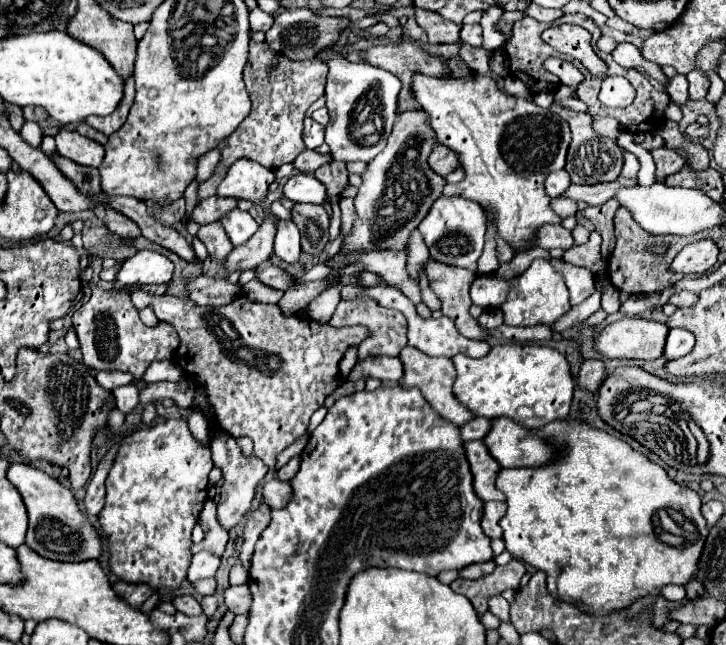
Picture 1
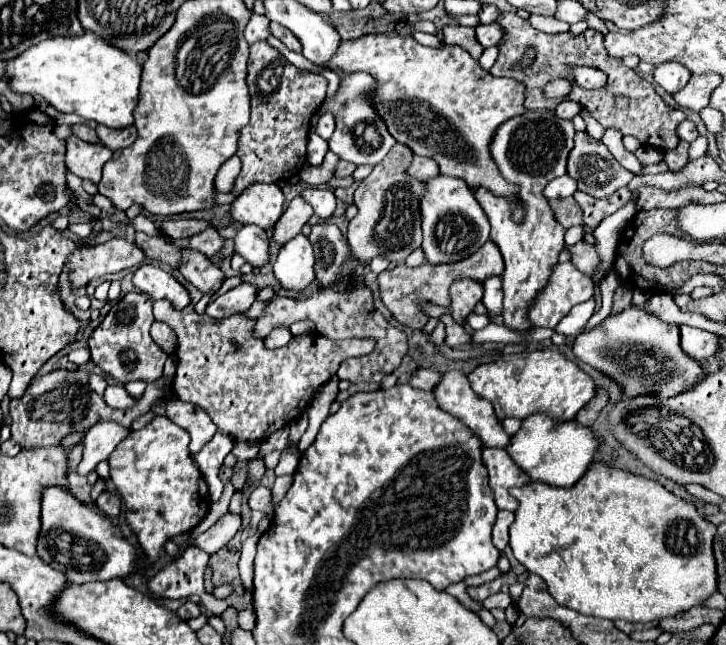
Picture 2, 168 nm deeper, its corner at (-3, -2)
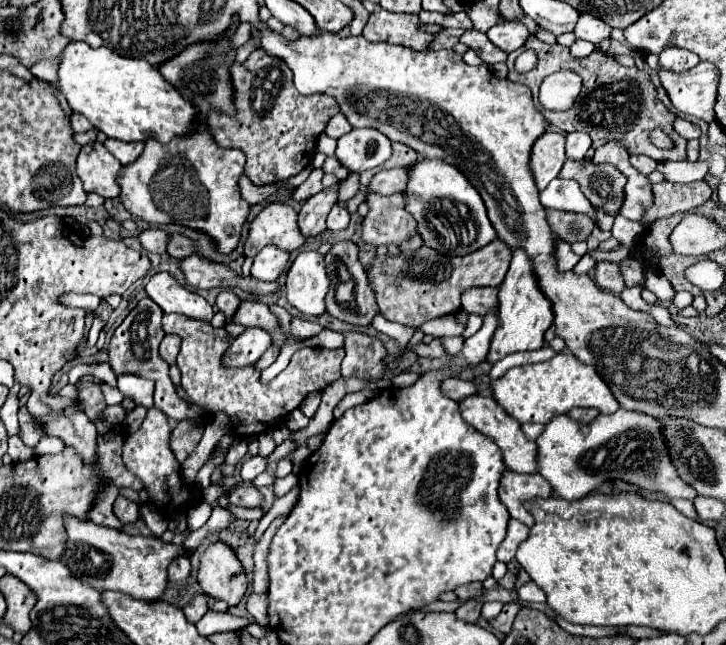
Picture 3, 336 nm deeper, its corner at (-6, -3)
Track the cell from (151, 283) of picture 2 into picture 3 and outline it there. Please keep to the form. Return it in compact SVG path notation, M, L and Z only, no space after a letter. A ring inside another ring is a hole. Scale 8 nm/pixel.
M164 271L156 273L146 285L146 293L150 295L152 301L160 305L164 313L180 313L184 317L208 321L208 323L214 317L212 305L198 293L192 293L180 287L170 273L164 273Z

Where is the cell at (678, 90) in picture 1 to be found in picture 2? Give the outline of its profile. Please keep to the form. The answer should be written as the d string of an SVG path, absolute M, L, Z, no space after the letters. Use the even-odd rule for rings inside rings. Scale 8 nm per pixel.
M657 64L653 74L655 82L669 94L677 94L683 88L683 76L691 76L691 72L679 64Z

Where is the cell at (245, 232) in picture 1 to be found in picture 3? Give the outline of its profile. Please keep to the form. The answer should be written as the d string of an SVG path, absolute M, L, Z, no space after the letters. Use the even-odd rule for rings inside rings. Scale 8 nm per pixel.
M270 245L264 247L256 257L252 265L252 277L260 281L276 281L282 273L286 273L290 263L290 255L280 251L278 247Z

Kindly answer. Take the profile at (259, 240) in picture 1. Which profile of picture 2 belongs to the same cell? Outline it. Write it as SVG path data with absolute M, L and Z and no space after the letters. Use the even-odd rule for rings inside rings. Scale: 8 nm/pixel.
M301 196L293 198L293 200L287 204L283 216L281 216L281 218L277 220L277 224L273 226L271 240L273 240L275 244L283 246L287 240L291 240L295 234L301 232L301 226L309 220L311 214L313 214L313 208L311 208L307 202L303 202Z

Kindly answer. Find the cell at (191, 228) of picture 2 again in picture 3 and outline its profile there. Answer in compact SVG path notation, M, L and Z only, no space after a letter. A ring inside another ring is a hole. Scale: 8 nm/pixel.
M146 229L140 233L140 245L148 253L162 255L166 251L166 243L168 243L168 235L162 229Z

